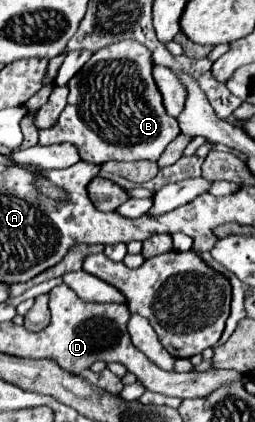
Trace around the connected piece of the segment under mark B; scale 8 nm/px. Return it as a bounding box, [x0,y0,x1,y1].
[39,40,181,164]

